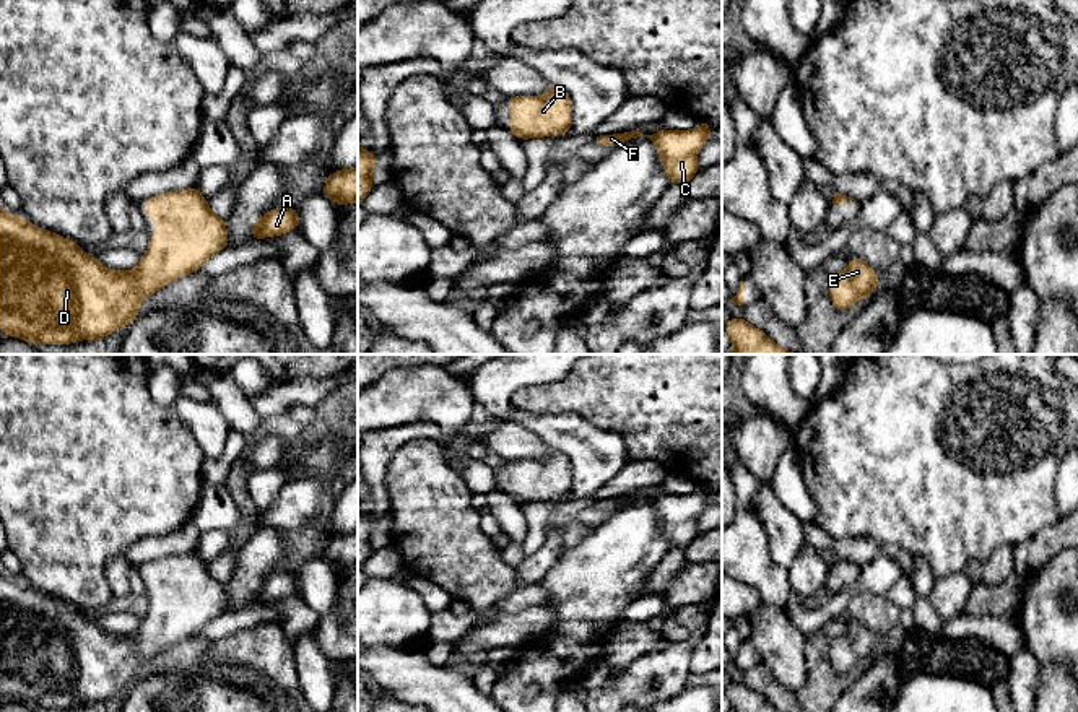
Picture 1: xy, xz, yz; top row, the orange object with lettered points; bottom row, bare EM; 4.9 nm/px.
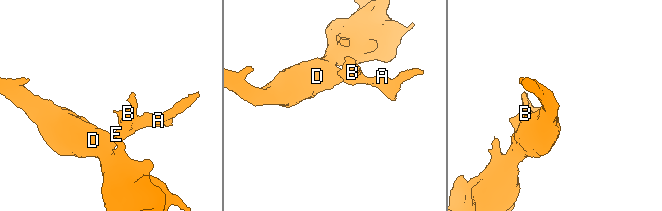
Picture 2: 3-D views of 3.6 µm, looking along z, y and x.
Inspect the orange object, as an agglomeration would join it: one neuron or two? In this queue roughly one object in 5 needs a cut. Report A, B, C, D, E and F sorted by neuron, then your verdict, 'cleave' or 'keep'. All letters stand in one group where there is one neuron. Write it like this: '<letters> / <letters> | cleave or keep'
A B C D E F | keep

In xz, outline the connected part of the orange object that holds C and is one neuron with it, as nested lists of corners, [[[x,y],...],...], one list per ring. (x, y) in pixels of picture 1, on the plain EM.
[[[701,486],[691,494],[660,494],[644,499],[639,493],[615,499],[595,499],[593,507],[615,512],[637,501],[647,501],[655,507],[660,527],[672,548],[688,548],[699,535],[698,515],[711,504],[711,486]]]

